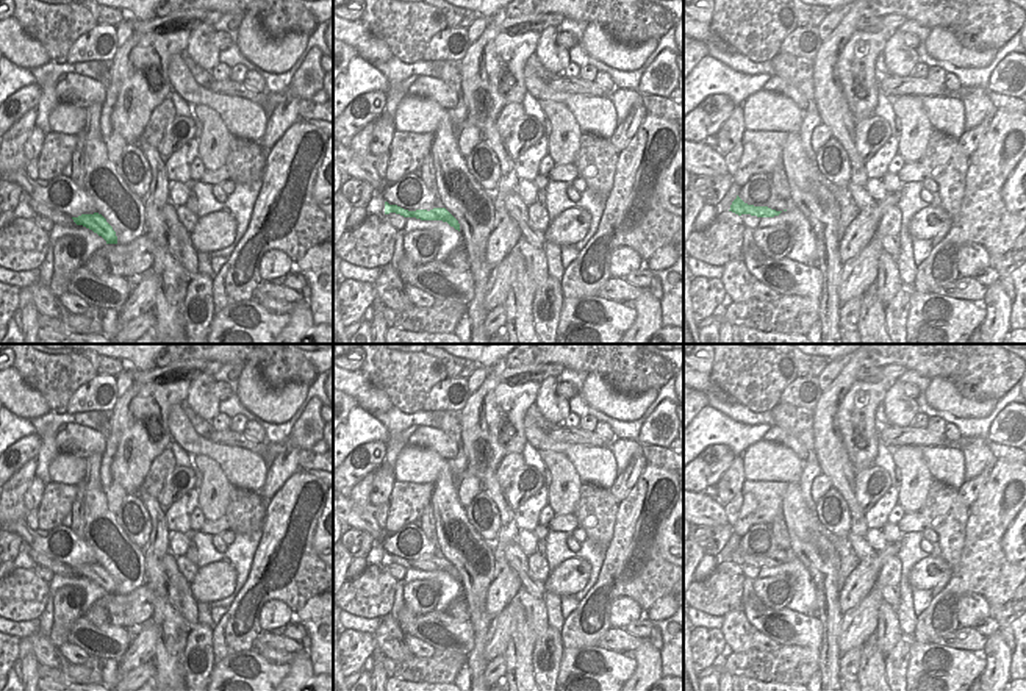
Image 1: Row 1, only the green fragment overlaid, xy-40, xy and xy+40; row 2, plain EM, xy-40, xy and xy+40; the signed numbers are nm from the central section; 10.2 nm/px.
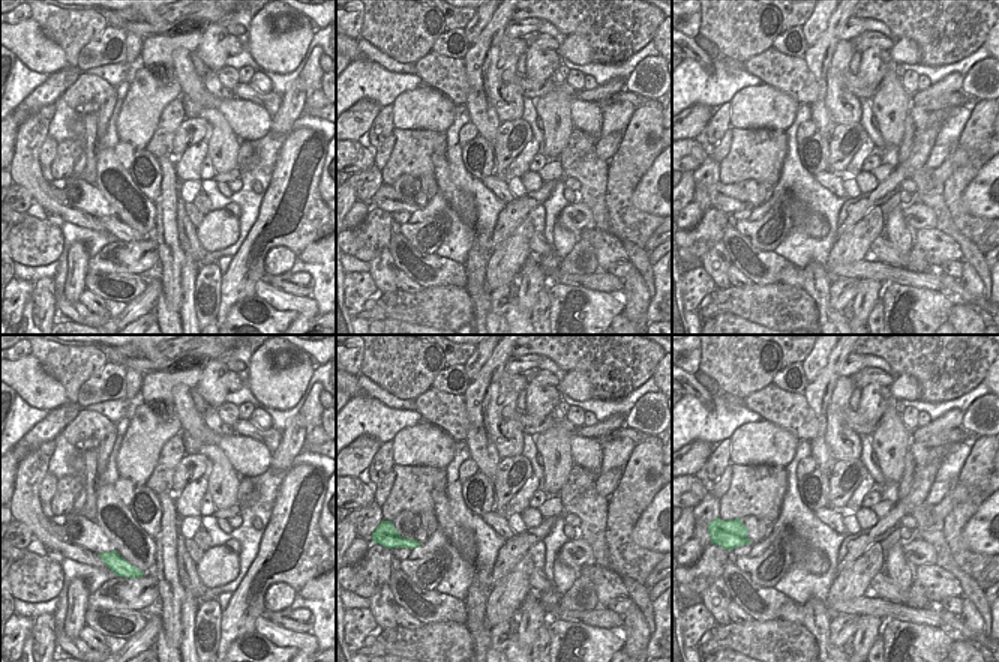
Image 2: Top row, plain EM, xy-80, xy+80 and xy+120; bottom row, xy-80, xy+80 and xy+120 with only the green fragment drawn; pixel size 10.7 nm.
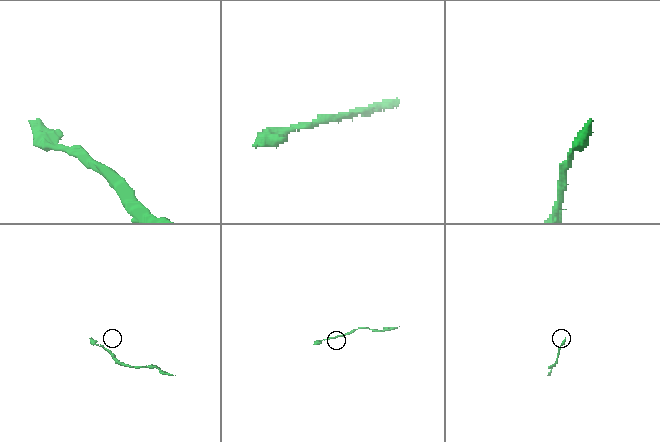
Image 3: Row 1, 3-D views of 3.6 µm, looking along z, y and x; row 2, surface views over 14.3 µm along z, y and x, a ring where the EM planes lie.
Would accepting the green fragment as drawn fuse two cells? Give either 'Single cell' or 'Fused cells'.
Single cell.

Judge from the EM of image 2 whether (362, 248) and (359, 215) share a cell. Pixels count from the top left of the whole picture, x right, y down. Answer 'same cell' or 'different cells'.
different cells

